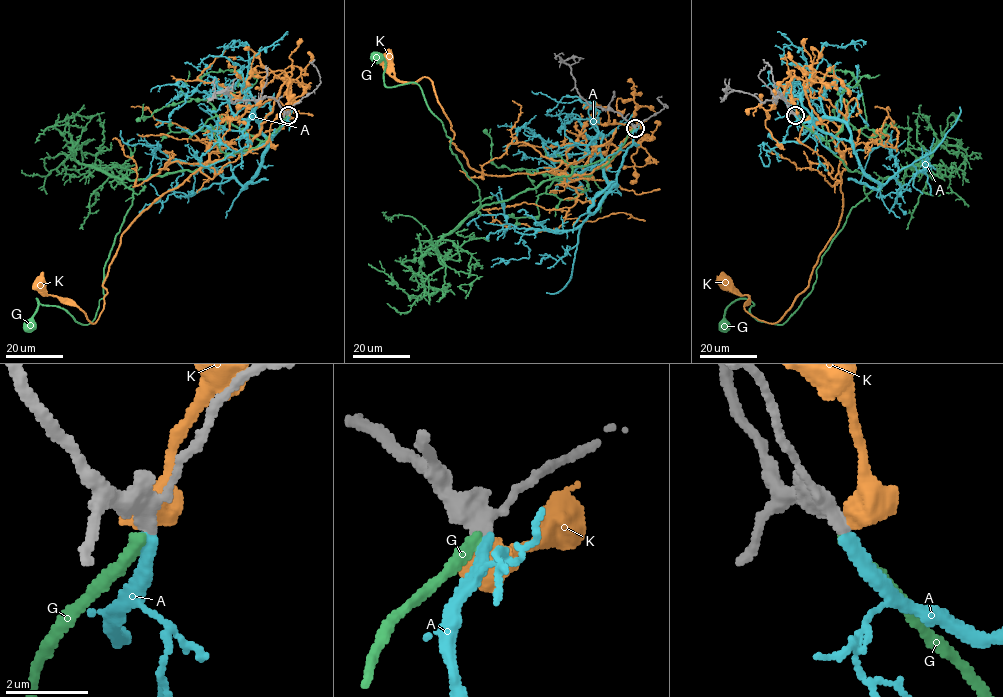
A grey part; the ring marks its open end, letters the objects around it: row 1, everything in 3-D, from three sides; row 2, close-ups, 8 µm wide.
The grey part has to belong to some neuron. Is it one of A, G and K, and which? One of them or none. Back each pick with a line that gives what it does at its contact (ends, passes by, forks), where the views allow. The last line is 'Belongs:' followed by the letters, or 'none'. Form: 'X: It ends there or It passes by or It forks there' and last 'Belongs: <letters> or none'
A: It ends there
Belongs: A

